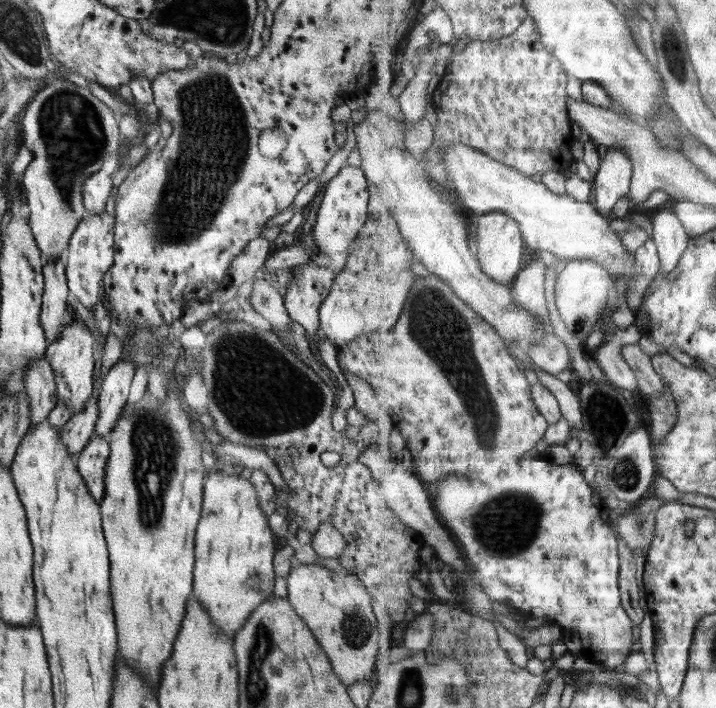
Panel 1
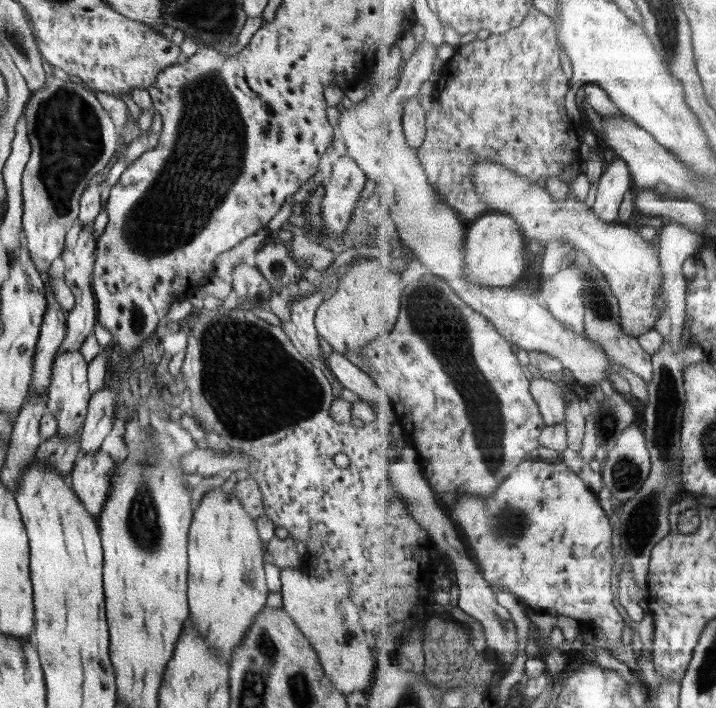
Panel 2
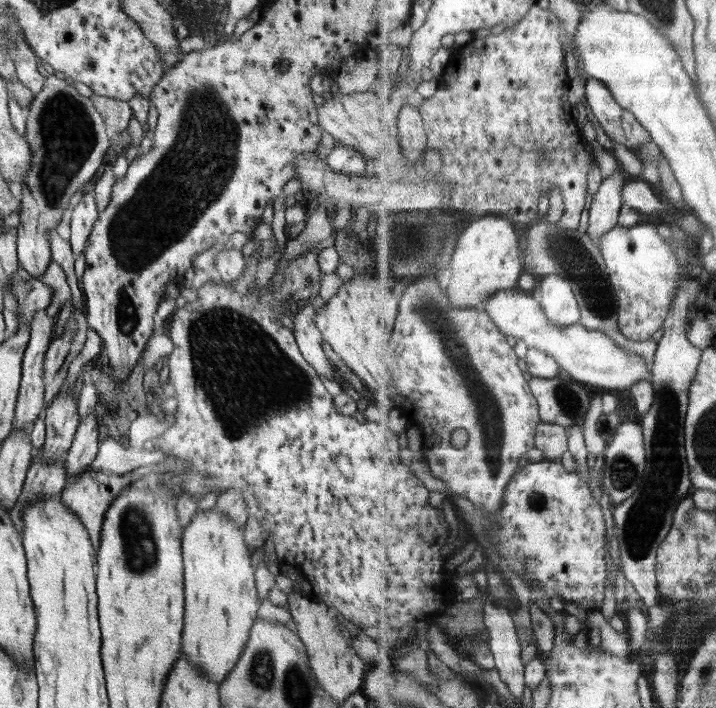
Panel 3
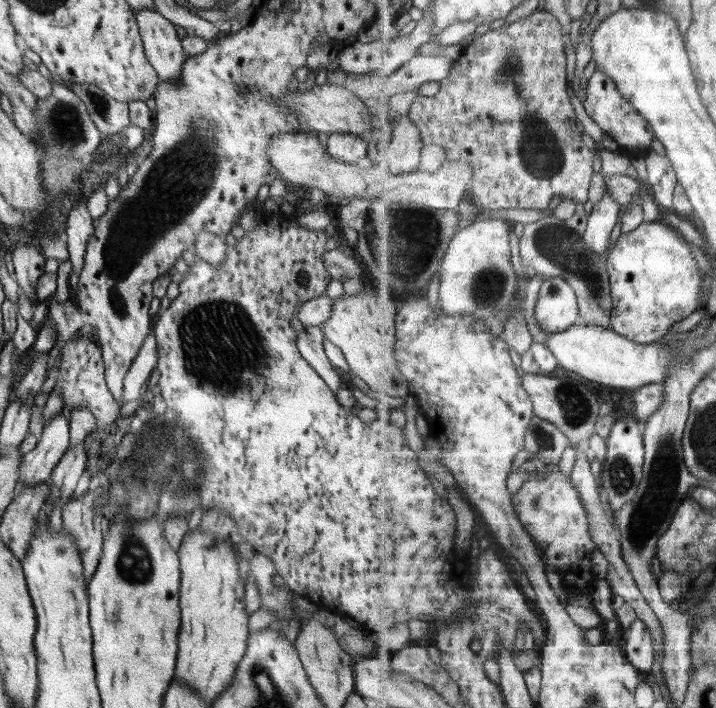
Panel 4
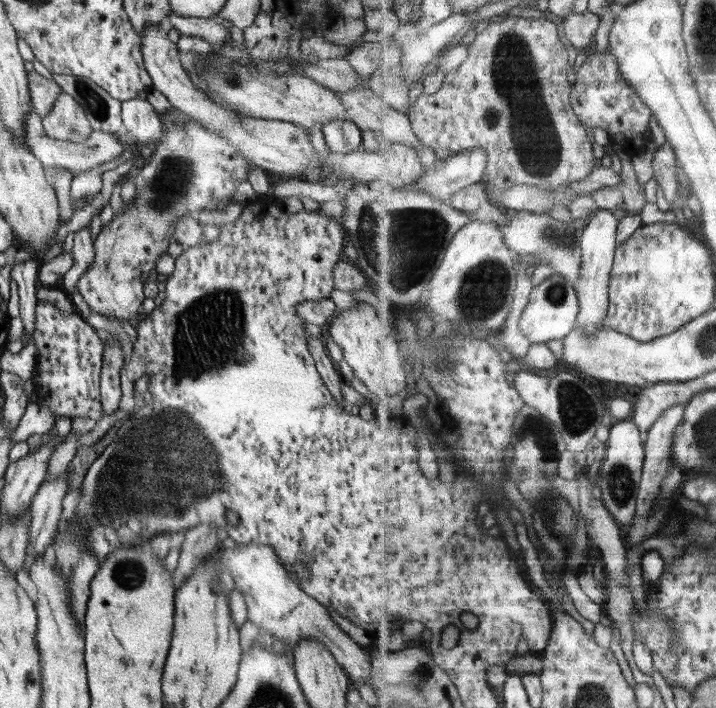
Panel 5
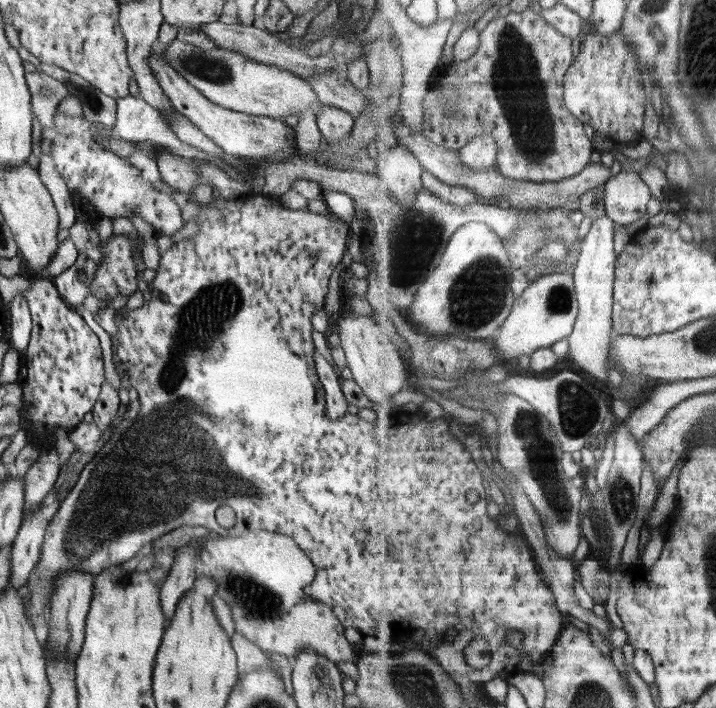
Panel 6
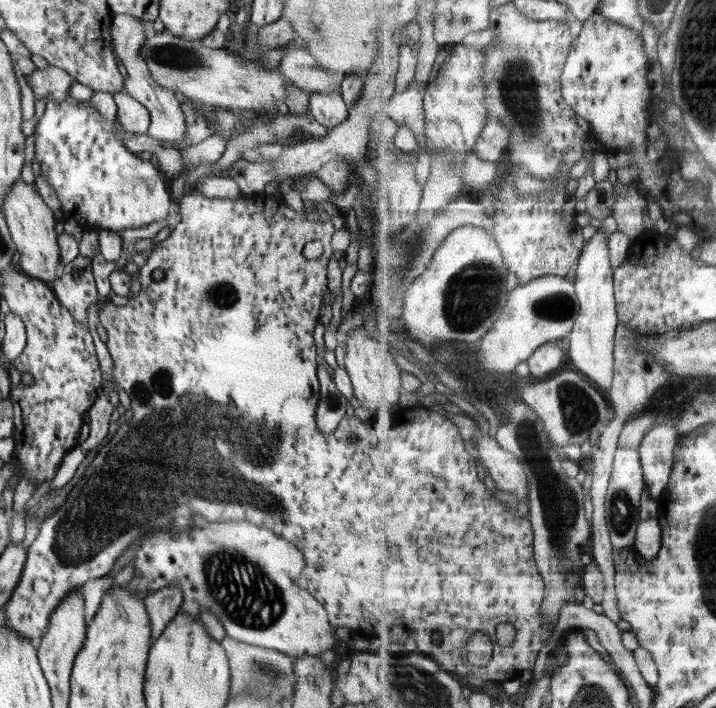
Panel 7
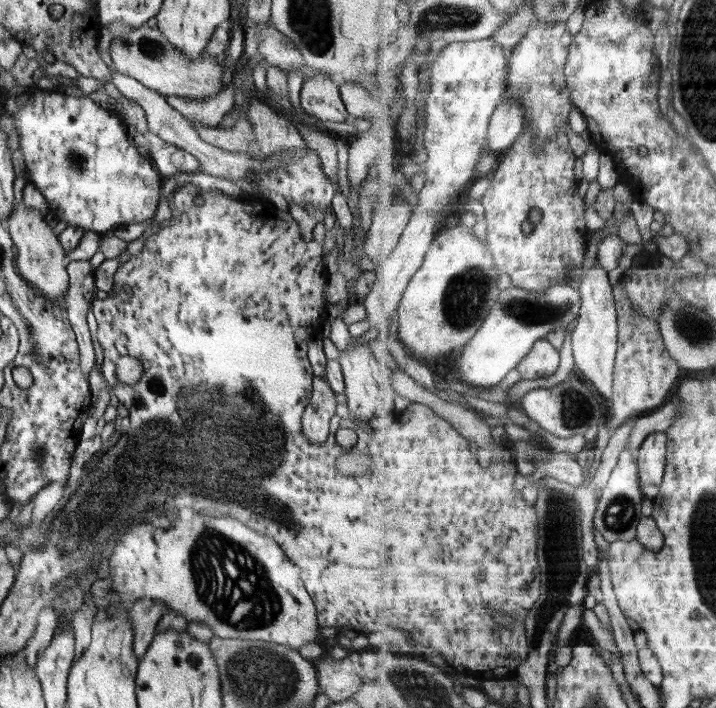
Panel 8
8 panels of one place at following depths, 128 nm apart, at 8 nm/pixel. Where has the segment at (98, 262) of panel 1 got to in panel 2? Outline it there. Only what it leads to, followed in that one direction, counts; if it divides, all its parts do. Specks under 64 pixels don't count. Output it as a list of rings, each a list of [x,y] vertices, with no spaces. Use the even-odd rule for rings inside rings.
[[[94,224],[82,227],[79,232],[78,242],[68,248],[64,249],[62,259],[65,262],[65,283],[70,287],[72,294],[75,296],[74,309],[67,312],[66,330],[64,339],[60,343],[60,348],[57,354],[70,353],[73,349],[79,350],[88,334],[94,332],[94,325],[97,321],[96,298],[92,290],[92,273],[94,268],[94,259],[96,259],[97,238],[93,236]]]

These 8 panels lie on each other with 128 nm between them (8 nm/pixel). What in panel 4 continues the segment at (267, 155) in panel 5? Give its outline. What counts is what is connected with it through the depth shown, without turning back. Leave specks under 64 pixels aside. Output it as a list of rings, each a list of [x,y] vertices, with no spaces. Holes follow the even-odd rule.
[[[145,9],[134,14],[146,58],[156,70],[159,82],[176,84],[187,55],[175,26],[156,10]],[[304,131],[274,135],[266,151],[270,164],[276,168],[279,178],[283,181],[308,189],[318,187],[338,202],[340,197],[337,196],[351,196],[352,199],[348,200],[373,199],[413,205],[418,203],[435,209],[457,210],[467,197],[468,188],[472,186],[476,176],[474,165],[462,159],[448,160],[438,172],[420,170],[404,174],[394,174],[390,169],[380,169],[370,163],[346,163],[332,158],[327,149],[320,144],[316,134]]]

